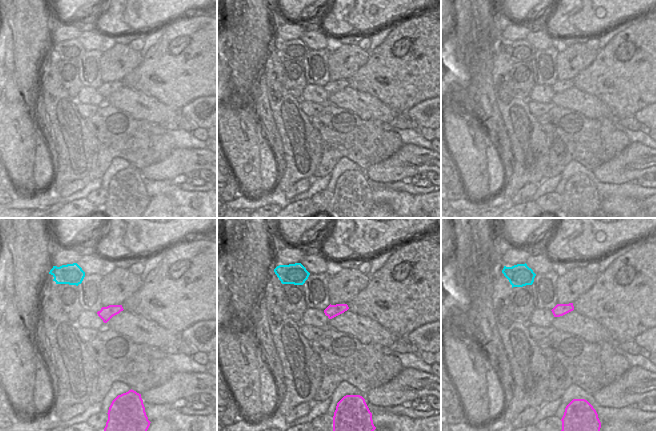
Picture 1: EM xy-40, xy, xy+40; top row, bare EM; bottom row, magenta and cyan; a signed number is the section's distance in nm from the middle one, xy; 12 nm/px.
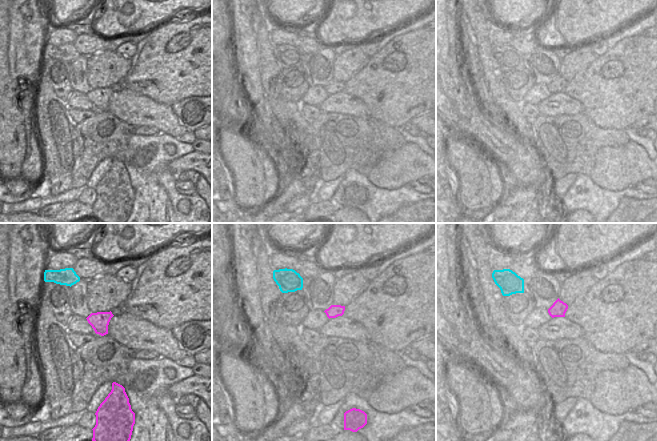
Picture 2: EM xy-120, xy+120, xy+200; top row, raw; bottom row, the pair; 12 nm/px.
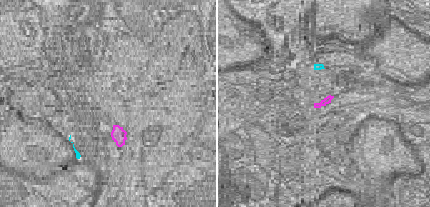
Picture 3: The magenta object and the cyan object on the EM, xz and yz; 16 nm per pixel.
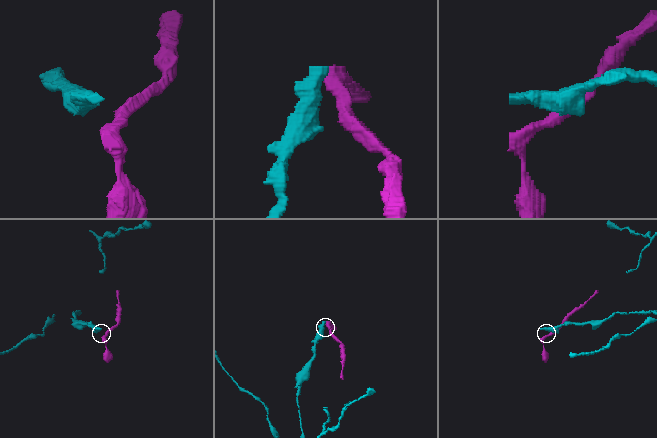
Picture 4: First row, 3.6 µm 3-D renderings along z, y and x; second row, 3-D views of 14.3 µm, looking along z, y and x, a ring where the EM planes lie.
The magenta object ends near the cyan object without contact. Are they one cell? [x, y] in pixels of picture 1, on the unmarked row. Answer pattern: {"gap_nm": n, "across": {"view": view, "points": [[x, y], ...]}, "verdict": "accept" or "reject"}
{"gap_nm": 400, "across": {"view": "xy+40", "points": [[555, 82], [532, 59]]}, "verdict": "reject"}

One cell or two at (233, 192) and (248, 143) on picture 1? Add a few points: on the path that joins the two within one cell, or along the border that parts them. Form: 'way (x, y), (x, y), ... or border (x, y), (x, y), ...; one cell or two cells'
border (227, 159), (237, 180); two cells

